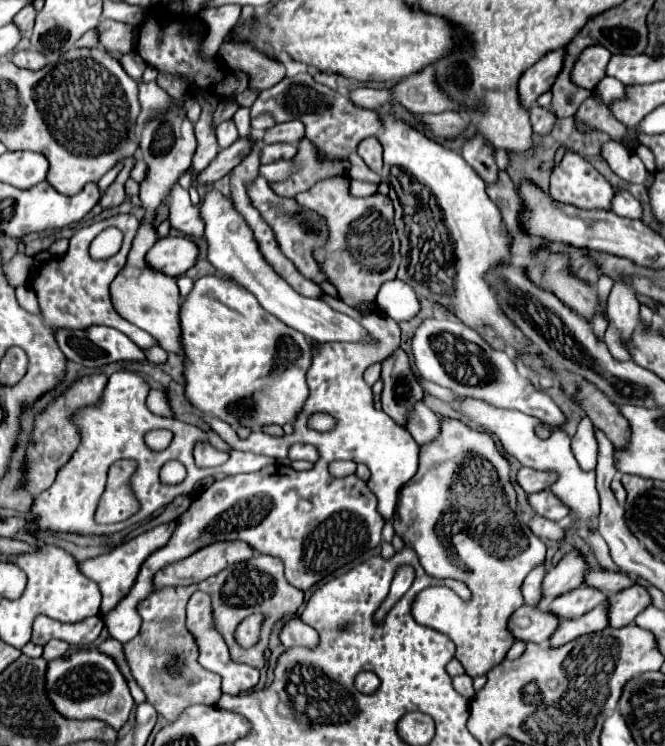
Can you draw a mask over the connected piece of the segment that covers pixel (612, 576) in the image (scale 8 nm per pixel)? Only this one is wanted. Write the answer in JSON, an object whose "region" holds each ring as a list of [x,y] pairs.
{"region":[[[590,570],[586,576],[586,584],[594,586],[602,592],[616,594],[624,588],[630,588],[636,584],[636,578],[632,578],[626,572],[610,572],[610,570]]]}

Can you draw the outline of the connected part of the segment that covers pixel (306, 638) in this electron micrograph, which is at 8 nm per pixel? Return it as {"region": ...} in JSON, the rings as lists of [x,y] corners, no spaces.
{"region":[[[296,614],[282,626],[280,642],[284,644],[284,648],[292,648],[292,646],[314,648],[318,644],[318,636],[316,636],[316,630],[310,628],[306,622],[302,622],[300,616]]]}

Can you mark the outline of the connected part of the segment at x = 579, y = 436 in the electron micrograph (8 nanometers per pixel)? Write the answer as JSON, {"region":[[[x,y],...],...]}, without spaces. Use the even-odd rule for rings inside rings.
{"region":[[[584,416],[572,438],[572,452],[582,470],[596,468],[596,450],[598,450],[598,444],[596,444],[596,438],[592,432],[592,422],[588,416]]]}

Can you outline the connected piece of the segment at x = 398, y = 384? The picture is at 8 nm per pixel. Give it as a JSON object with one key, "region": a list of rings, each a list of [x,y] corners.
{"region":[[[402,348],[394,350],[386,360],[382,360],[380,380],[384,382],[380,396],[382,410],[404,426],[404,412],[408,412],[416,400],[422,400],[424,390],[414,378],[410,358]]]}

